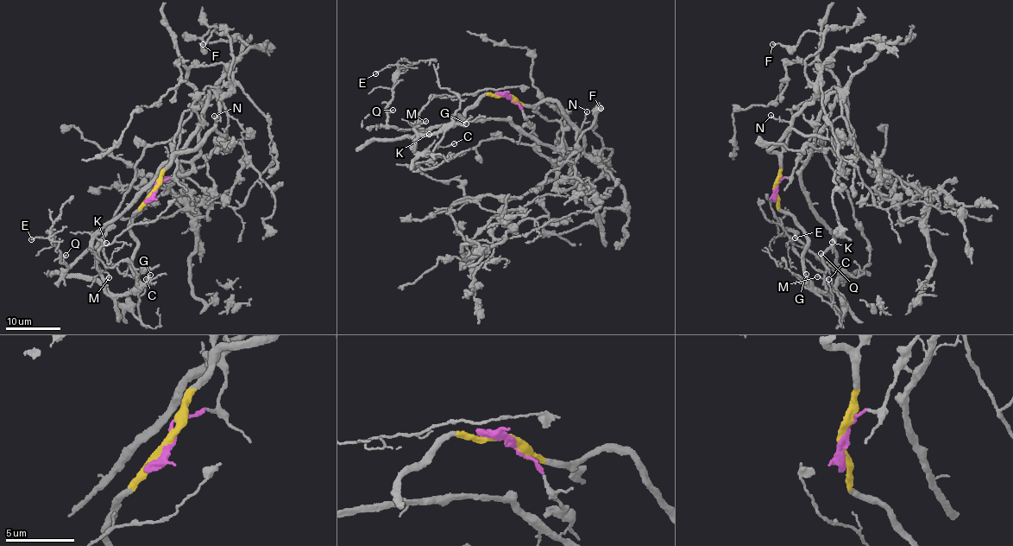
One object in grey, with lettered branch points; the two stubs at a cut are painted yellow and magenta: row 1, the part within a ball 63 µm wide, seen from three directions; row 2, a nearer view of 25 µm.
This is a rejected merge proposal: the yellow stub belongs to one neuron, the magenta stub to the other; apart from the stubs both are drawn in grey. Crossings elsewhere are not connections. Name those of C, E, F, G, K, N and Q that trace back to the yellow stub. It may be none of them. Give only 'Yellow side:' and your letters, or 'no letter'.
Yellow side: C, F, G, N

